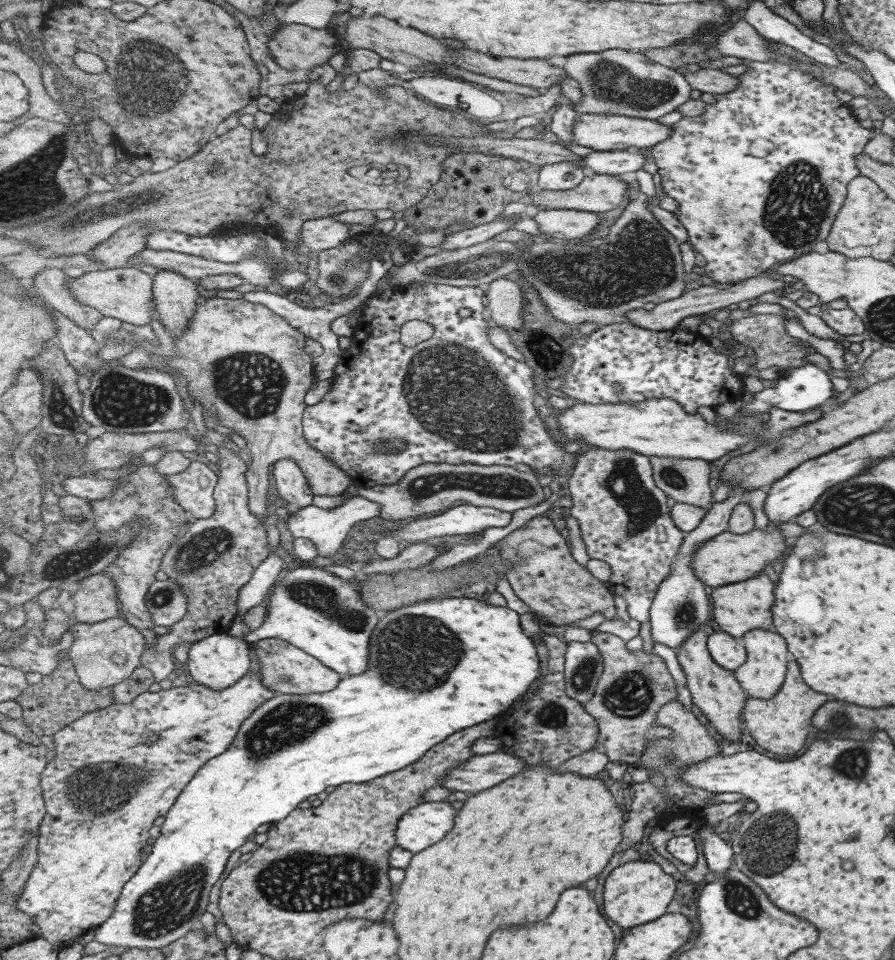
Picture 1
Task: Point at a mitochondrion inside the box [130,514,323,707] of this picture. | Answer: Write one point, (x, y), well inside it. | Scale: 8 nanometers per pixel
(204, 549)

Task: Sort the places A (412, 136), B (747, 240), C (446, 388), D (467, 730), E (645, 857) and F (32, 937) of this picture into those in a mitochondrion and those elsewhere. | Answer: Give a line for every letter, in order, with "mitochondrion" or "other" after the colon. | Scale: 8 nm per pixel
A: mitochondrion
B: mitochondrion
C: mitochondrion
D: other
E: other
F: other

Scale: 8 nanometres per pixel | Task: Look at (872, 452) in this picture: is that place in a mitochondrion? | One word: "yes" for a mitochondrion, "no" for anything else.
no

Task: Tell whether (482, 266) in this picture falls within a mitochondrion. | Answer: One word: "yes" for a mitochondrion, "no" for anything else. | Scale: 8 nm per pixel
yes

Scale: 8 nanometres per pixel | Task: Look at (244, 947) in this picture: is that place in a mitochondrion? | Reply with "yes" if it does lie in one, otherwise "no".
no

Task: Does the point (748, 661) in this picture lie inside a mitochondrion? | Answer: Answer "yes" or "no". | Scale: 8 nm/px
no

